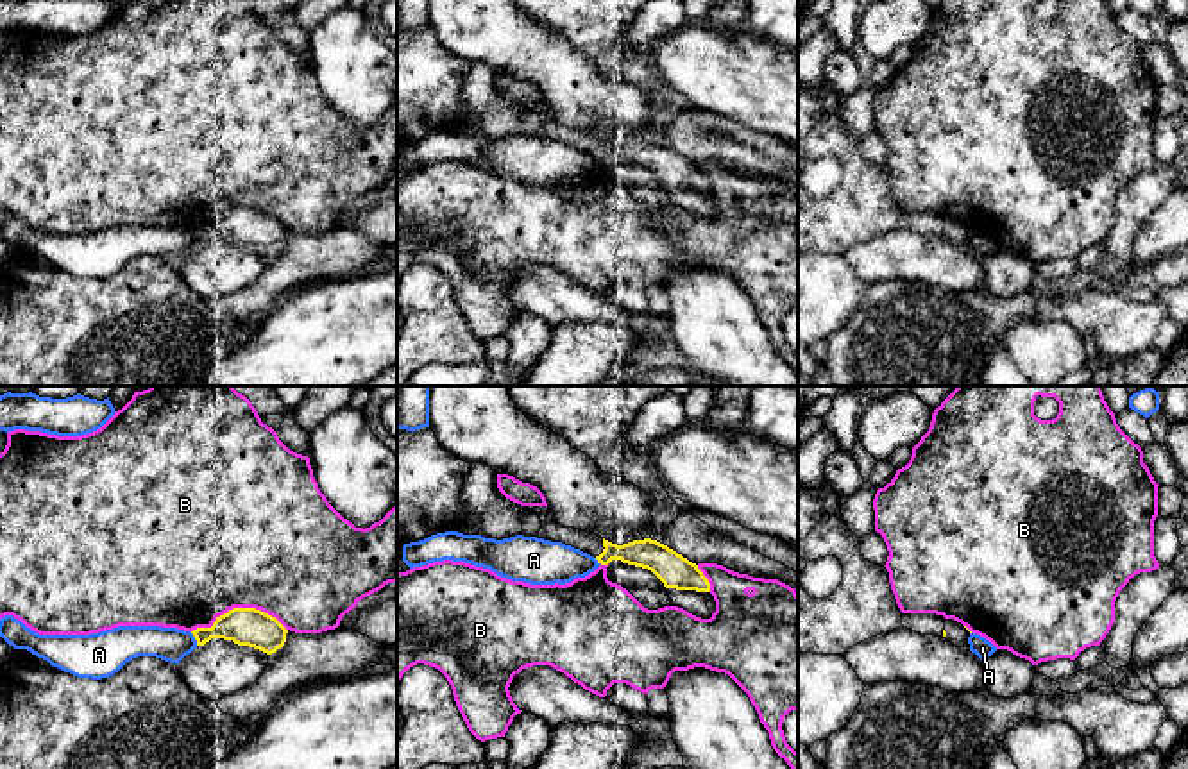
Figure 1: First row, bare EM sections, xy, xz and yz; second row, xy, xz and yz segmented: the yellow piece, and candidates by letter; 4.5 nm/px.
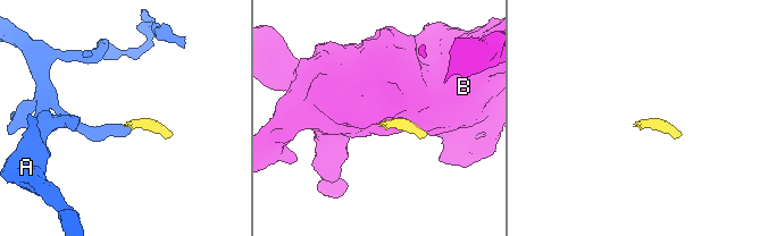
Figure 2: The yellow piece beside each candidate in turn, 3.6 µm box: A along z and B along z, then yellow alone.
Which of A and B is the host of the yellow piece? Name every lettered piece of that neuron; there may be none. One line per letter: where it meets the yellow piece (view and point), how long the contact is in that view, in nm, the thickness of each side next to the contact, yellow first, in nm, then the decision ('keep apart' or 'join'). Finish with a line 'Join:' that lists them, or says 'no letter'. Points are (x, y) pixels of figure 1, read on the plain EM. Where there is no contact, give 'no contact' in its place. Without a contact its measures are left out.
A: xy (195, 238) | 70 nm | 180/160 nm | keep apart
B: xy (238, 208) | 440 nm | 180/500 nm | keep apart
Join: no letter

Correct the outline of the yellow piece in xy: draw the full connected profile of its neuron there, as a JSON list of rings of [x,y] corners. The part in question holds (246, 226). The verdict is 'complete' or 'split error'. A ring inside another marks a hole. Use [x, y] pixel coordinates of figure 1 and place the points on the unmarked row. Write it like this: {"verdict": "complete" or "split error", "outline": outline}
{"verdict": "complete", "outline": [[[233,207],[216,216],[211,227],[197,227],[191,232],[197,245],[204,245],[211,238],[224,238],[272,254],[284,245],[288,229],[261,209]]]}

